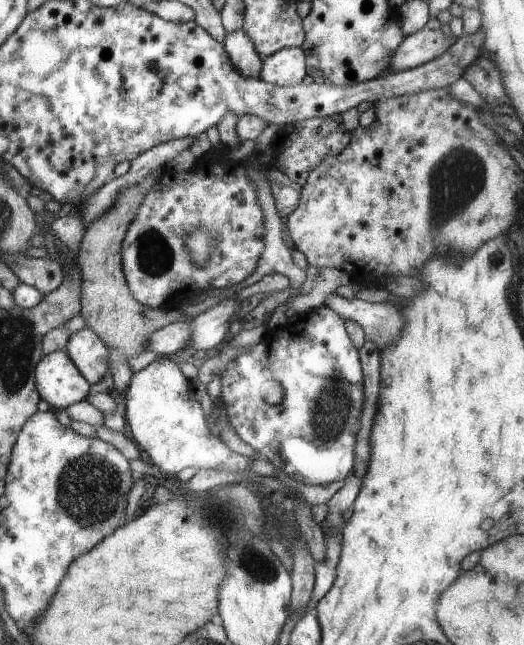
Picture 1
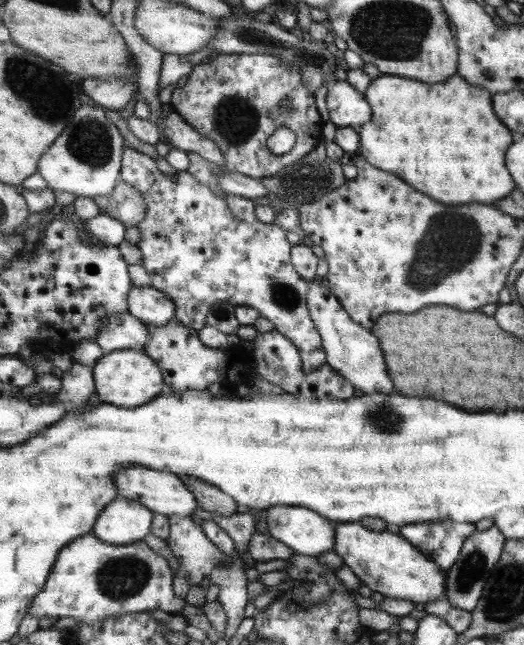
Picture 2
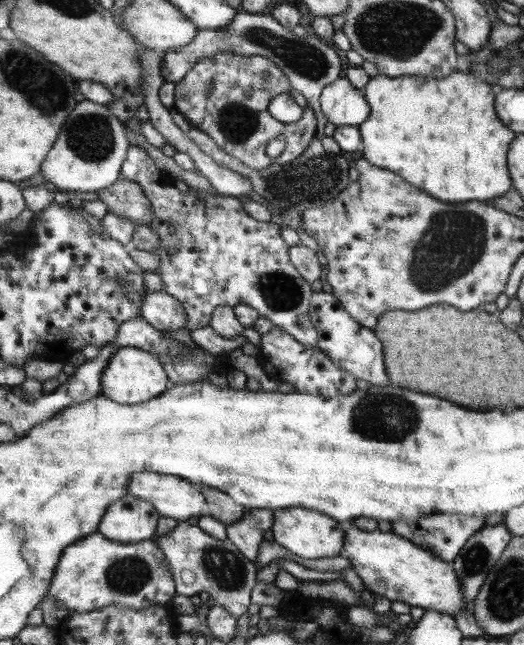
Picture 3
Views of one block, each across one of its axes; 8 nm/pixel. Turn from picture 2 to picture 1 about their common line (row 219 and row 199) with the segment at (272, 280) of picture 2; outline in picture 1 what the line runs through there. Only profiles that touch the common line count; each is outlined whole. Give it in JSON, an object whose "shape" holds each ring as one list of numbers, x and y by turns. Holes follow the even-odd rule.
{"shape":[[219,142,216,147,211,146,192,168,179,176,164,168,157,183,146,193,122,239,122,272,138,304,150,308,174,309,177,304,197,298,201,293,241,283,254,272,264,248,265,218,257,200,257,185,250,180,250,168,255,167,267,179,267,167,257,162,256,152,236,163,225,159,226,154,237,149,239,147,227,149],[195,227,209,229,212,239,216,240,210,260,201,269,190,260,189,250,185,248,185,238]]}

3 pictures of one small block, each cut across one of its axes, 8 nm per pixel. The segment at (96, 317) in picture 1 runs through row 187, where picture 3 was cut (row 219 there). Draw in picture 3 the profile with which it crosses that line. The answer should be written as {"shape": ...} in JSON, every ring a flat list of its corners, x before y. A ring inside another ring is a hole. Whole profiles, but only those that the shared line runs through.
{"shape":[[125,177,97,192,97,199,106,206,108,214,135,224,147,224,154,218,152,206,142,187]]}

